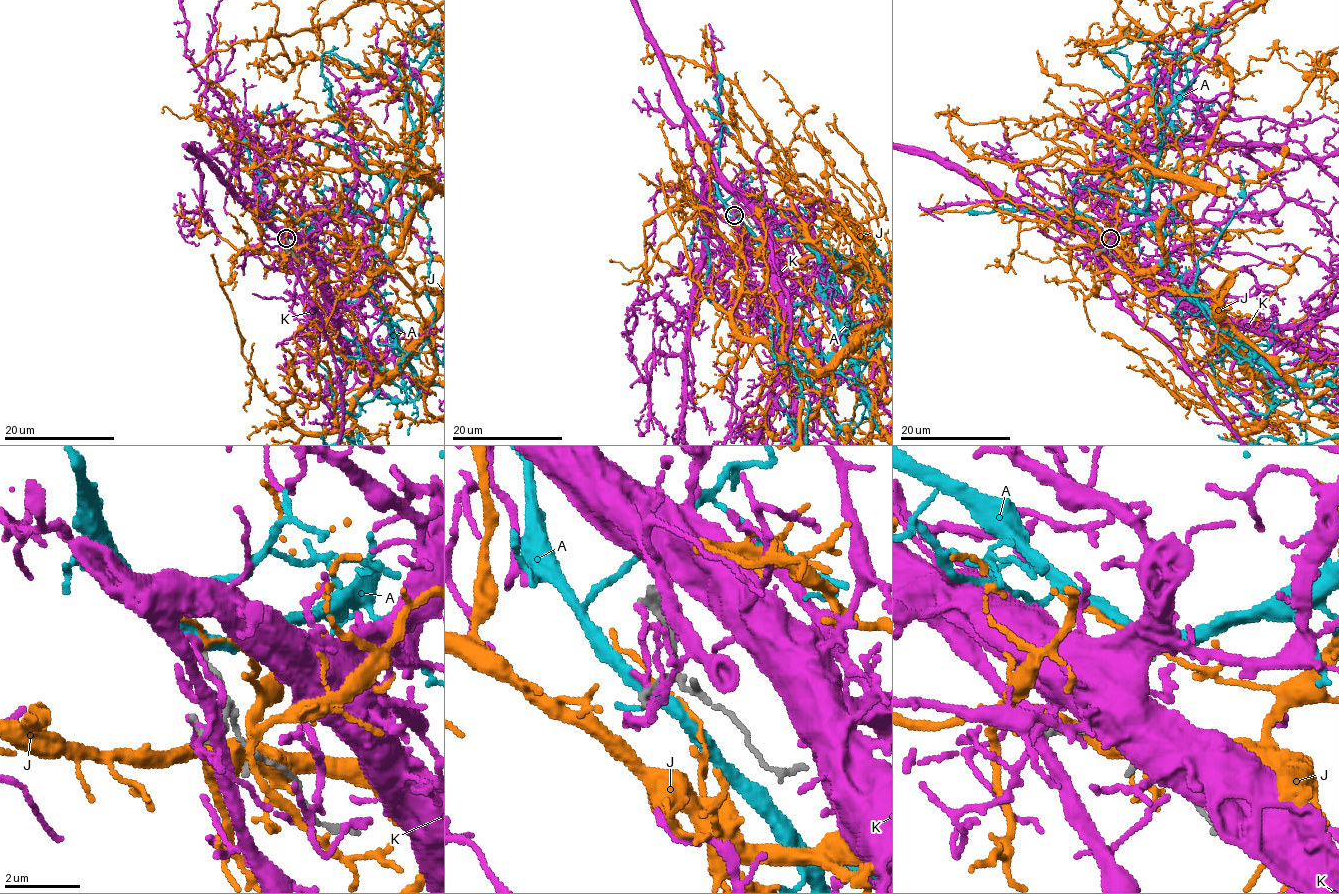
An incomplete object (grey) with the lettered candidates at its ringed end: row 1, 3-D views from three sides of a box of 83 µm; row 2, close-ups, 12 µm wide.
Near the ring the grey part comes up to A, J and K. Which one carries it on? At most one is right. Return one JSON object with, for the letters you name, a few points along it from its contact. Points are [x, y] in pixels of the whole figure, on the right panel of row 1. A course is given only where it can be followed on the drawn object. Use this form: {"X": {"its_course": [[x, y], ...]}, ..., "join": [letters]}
{"join": ["A"]}

